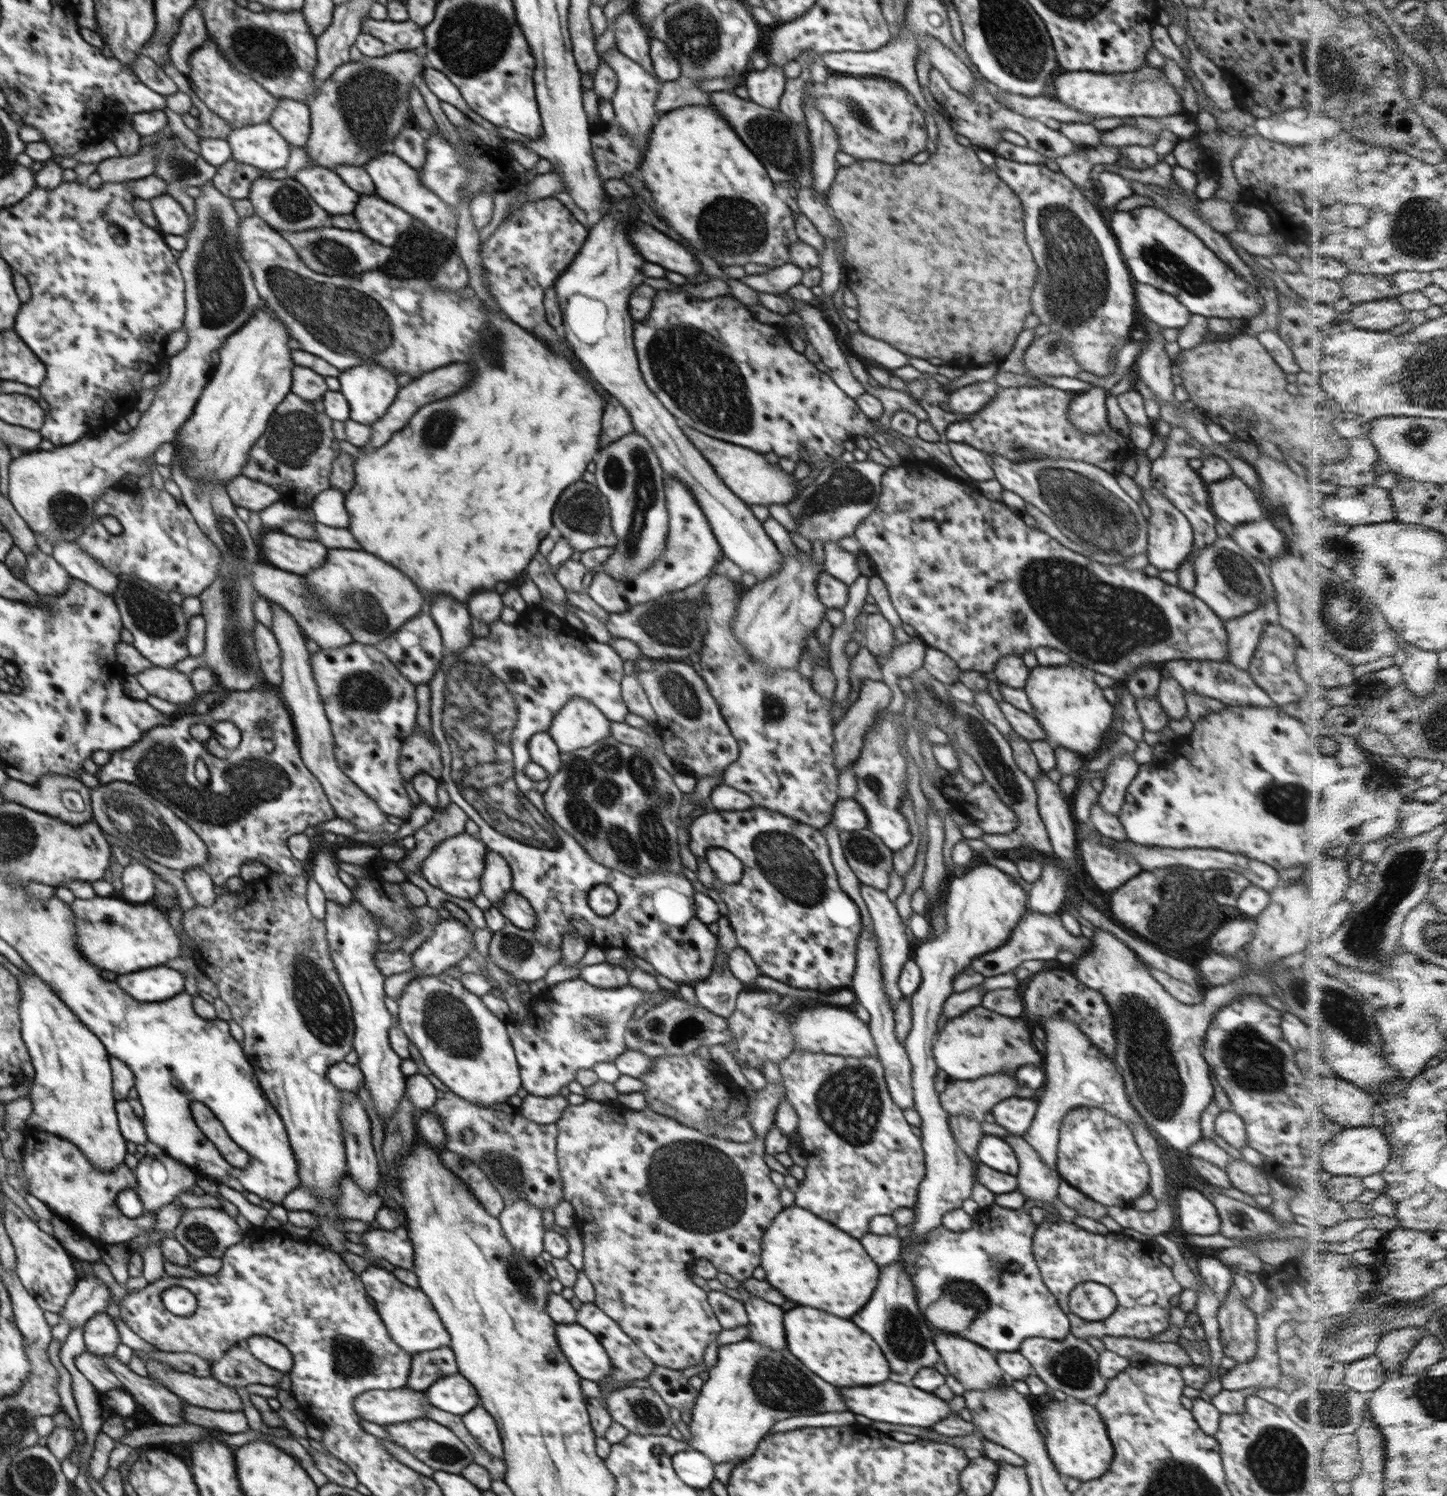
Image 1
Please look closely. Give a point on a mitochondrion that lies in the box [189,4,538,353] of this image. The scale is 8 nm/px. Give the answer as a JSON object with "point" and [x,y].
{"point":[219,280]}

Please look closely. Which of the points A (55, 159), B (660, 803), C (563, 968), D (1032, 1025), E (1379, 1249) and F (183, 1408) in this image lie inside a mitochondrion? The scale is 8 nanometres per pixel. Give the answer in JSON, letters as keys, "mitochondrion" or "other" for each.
{"A":"other","B":"mitochondrion","C":"other","D":"other","E":"other","F":"other"}

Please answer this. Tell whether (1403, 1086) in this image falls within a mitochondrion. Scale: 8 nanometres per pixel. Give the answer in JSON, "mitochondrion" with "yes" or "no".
{"mitochondrion":"no"}

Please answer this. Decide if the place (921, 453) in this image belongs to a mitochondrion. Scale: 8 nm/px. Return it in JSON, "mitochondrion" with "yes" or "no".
{"mitochondrion":"no"}

